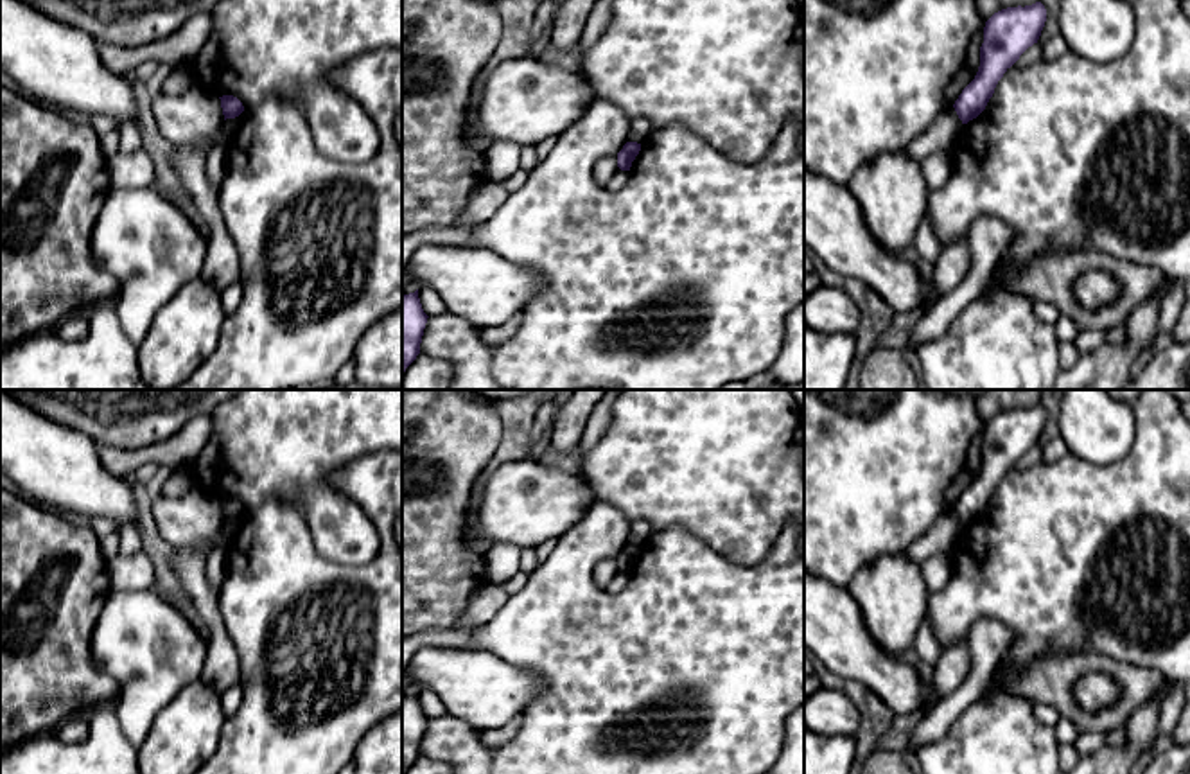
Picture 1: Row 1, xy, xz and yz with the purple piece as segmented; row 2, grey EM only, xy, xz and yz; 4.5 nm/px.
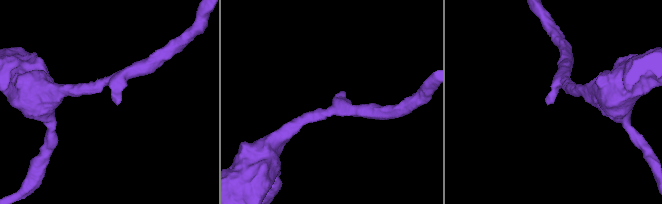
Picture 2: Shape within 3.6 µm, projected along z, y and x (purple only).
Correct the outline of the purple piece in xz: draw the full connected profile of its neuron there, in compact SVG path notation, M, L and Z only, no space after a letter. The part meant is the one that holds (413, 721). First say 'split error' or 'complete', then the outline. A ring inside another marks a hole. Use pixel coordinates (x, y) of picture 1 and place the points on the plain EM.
complete; M418 691L402 699L402 774L420 756L427 720L418 700Z

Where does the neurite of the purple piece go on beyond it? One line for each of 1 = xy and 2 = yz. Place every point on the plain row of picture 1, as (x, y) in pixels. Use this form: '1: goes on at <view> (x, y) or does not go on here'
1: does not go on here
2: does not go on here

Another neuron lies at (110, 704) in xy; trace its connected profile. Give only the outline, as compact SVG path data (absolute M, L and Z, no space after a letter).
M118 695L117 697L109 697L106 700L97 702L95 706L72 713L65 724L68 722L75 722L75 720L84 720L90 722L99 711L117 711L117 704L118 704Z

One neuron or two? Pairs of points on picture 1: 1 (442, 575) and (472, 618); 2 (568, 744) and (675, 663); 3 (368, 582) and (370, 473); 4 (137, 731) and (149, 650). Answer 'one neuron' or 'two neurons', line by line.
1: one neuron
2: one neuron
3: one neuron
4: one neuron

